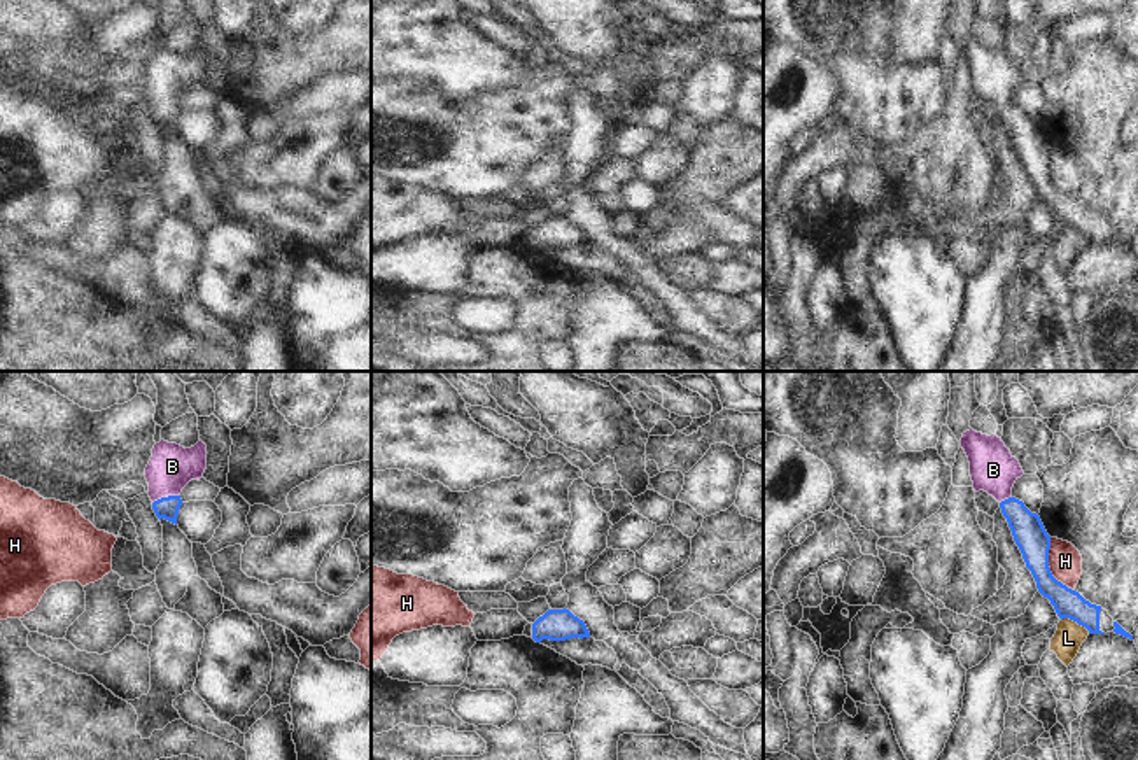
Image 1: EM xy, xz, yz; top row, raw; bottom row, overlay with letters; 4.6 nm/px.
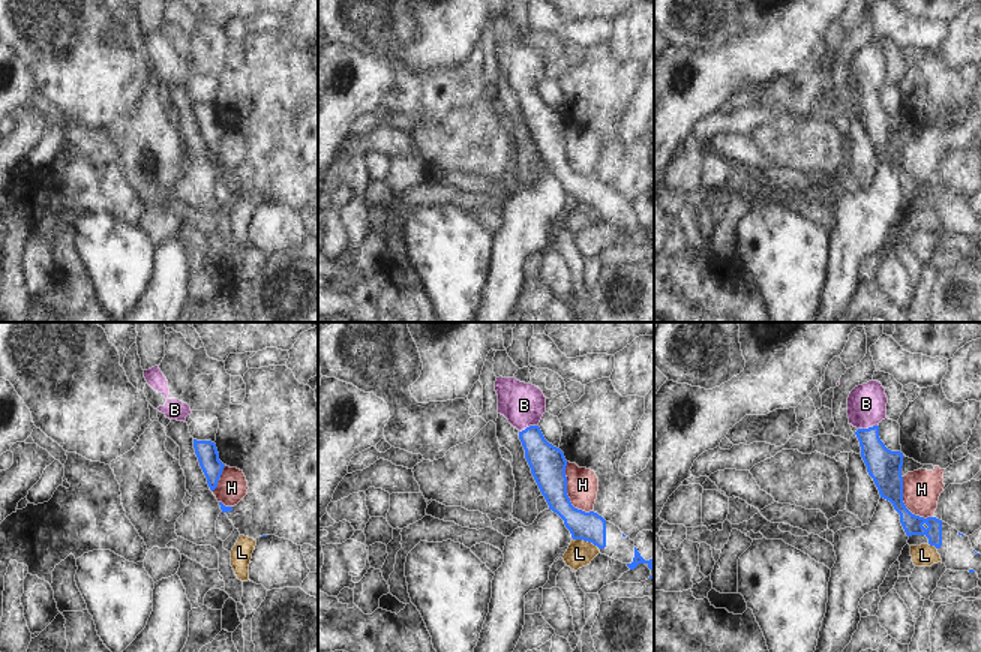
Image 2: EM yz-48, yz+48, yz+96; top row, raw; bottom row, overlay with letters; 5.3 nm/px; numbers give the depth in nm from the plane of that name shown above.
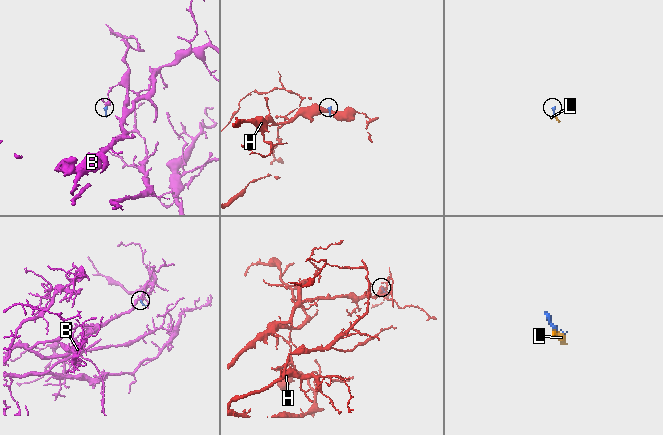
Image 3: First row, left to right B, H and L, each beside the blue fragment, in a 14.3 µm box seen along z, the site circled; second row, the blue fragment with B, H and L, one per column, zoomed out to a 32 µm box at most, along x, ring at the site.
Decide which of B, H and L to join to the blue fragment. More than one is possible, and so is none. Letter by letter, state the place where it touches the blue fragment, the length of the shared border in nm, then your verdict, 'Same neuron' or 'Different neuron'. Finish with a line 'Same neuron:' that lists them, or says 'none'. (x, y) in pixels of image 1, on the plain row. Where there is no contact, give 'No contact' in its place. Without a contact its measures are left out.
B: Touches blue at xy (165, 105). Shared border 130 nm. Same neuron
H: Touches blue at yz (1047, 174). Shared border 260 nm. Different neuron
L: Touches blue at yz (1075, 228). Shared border 150 nm. Different neuron
Same neuron: B.

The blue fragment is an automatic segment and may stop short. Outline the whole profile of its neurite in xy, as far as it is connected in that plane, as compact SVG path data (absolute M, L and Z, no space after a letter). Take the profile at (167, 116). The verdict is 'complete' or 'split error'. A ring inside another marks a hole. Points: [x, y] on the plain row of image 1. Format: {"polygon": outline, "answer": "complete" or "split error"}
{"polygon": "M161 47L152 56L145 75L152 117L161 128L177 133L182 114L180 100L191 88L203 86L207 77L207 53L200 47L194 54L184 56Z", "answer": "split error"}

